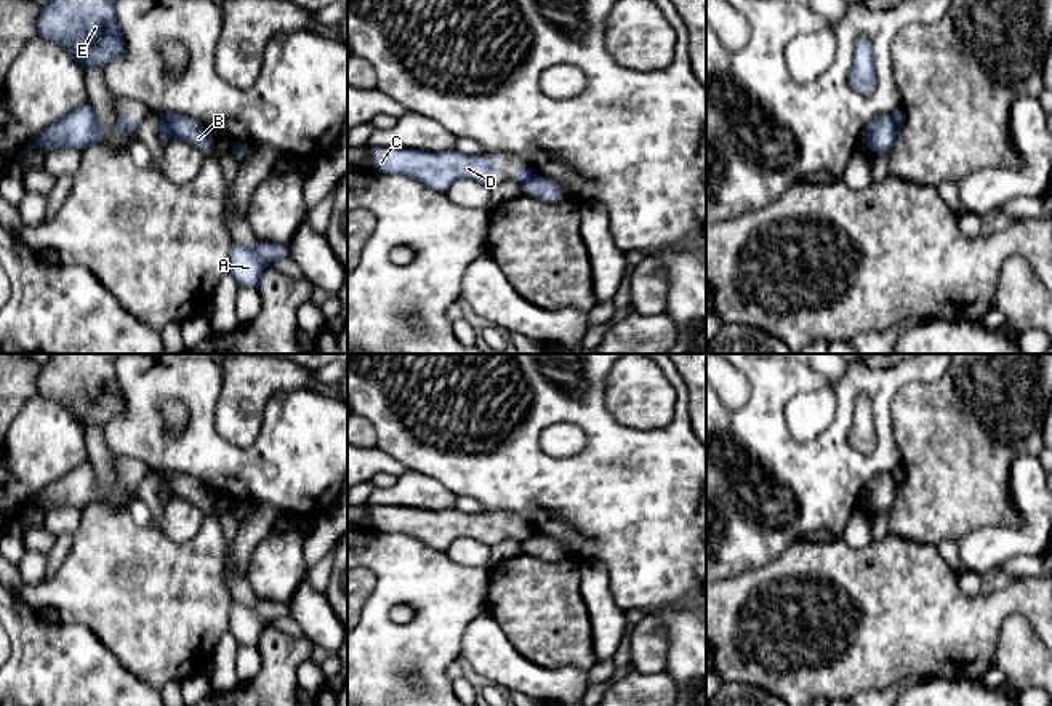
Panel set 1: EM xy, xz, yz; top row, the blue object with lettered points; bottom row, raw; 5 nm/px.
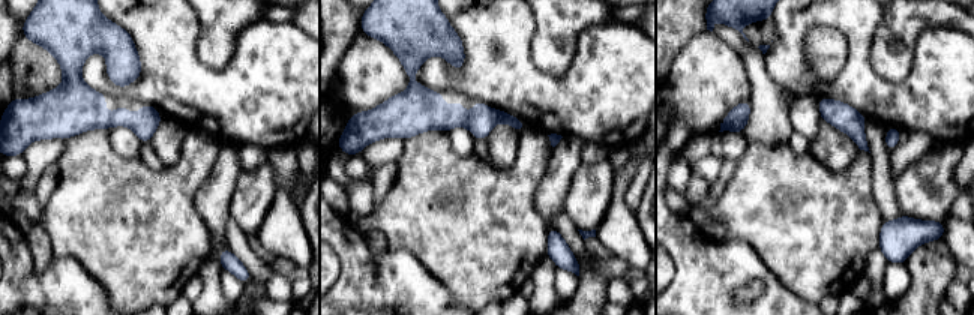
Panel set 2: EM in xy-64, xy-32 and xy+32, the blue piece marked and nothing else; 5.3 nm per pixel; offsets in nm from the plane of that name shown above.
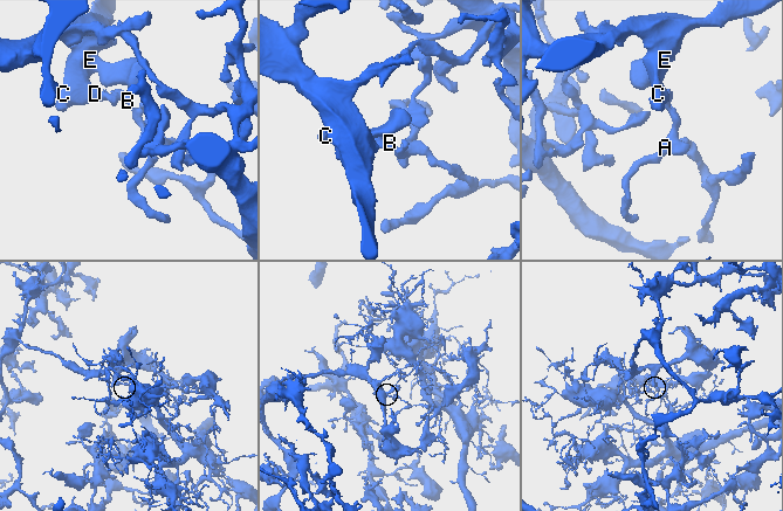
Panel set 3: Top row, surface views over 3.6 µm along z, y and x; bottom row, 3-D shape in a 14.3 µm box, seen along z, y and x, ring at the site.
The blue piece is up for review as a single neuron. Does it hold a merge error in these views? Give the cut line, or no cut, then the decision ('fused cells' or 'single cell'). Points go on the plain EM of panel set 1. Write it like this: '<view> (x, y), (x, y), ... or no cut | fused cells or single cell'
xy (162, 474), (173, 493) | fused cells

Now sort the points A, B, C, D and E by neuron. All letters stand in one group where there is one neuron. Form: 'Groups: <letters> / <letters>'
Groups: A B / C D E

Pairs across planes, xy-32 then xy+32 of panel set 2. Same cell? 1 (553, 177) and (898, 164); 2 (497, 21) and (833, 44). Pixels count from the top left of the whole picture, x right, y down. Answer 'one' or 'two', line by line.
1: one
2: two

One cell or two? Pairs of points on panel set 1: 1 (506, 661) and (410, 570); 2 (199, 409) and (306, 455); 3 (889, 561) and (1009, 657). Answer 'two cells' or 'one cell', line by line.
1: two cells
2: one cell
3: two cells

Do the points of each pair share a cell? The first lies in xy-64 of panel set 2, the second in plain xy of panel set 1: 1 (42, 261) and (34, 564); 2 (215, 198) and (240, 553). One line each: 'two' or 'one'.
1: one
2: one

